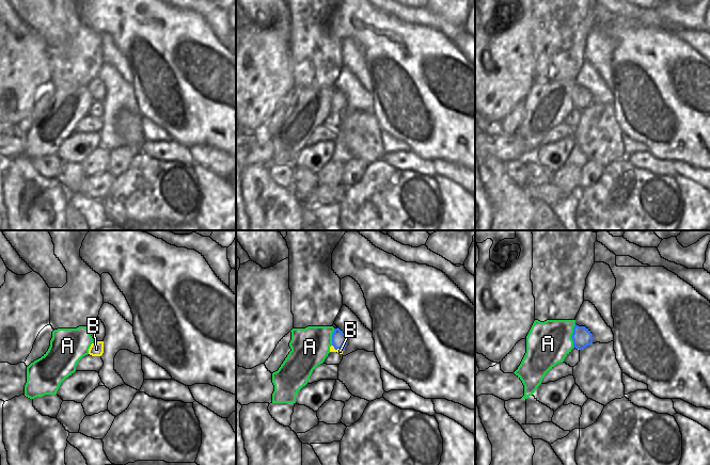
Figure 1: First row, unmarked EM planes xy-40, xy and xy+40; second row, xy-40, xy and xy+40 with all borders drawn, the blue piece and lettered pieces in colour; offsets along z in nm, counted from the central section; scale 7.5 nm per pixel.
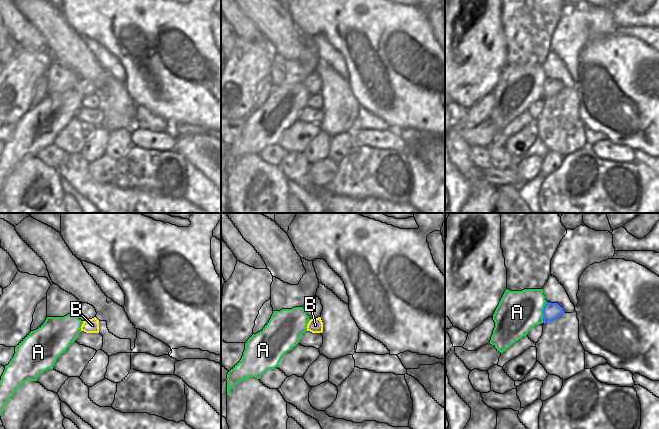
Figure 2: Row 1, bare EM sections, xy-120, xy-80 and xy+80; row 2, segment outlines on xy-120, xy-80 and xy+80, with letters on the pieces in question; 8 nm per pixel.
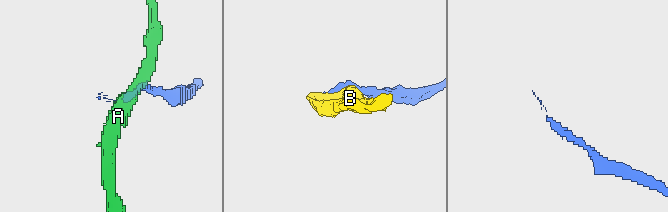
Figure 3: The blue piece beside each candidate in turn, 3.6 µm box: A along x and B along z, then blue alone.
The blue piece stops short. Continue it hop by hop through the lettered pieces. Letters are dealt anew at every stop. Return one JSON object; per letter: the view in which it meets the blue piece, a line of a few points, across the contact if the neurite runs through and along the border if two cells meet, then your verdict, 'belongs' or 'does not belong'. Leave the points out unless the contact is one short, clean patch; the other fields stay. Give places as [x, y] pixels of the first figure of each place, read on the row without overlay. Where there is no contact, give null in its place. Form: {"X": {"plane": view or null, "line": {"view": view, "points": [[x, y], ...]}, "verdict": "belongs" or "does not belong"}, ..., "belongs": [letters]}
{"A": {"plane": "xy+40", "line": {"view": "xy+40", "points": [[576, 85], [571, 97], [572, 108]]}, "verdict": "does not belong"}, "B": {"plane": "xy", "verdict": "does not belong"}, "belongs": []}

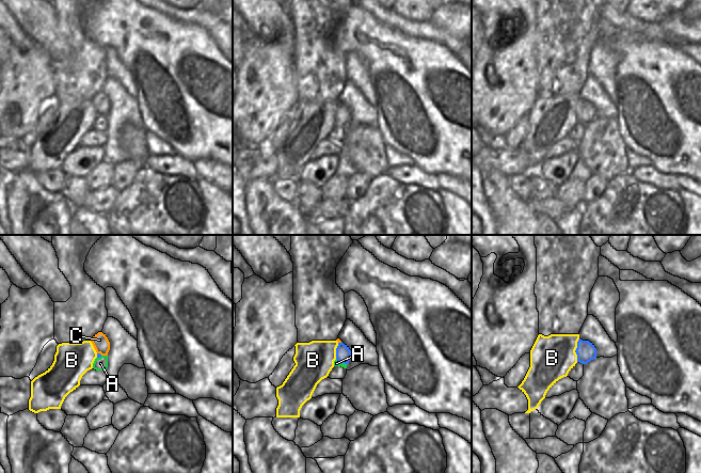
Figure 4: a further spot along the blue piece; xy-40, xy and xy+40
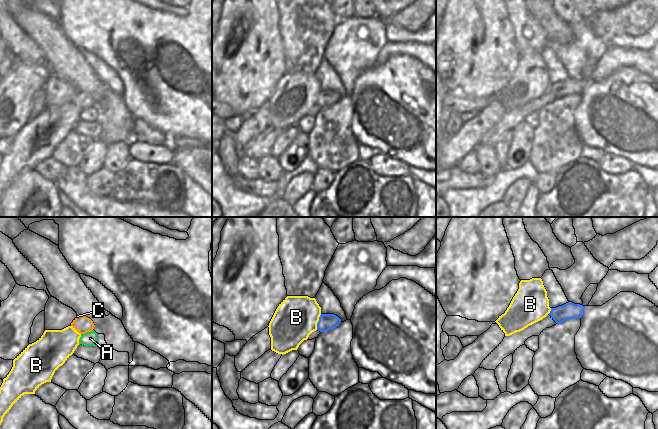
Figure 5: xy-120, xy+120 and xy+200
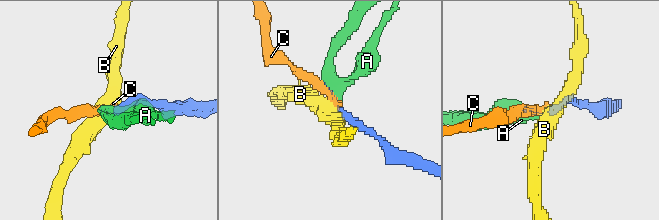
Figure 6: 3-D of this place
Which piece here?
{"A": {"plane": "xy", "verdict": "does not belong"}, "B": {"plane": "xy+40", "line": {"view": "xy+40", "points": [[579, 99], [575, 111], [576, 122]]}, "verdict": "does not belong"}, "C": {"plane": "xy-40", "verdict": "belongs"}, "belongs": ["C"]}

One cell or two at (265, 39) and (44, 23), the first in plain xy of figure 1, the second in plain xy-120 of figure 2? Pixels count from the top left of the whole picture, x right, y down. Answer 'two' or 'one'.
two

